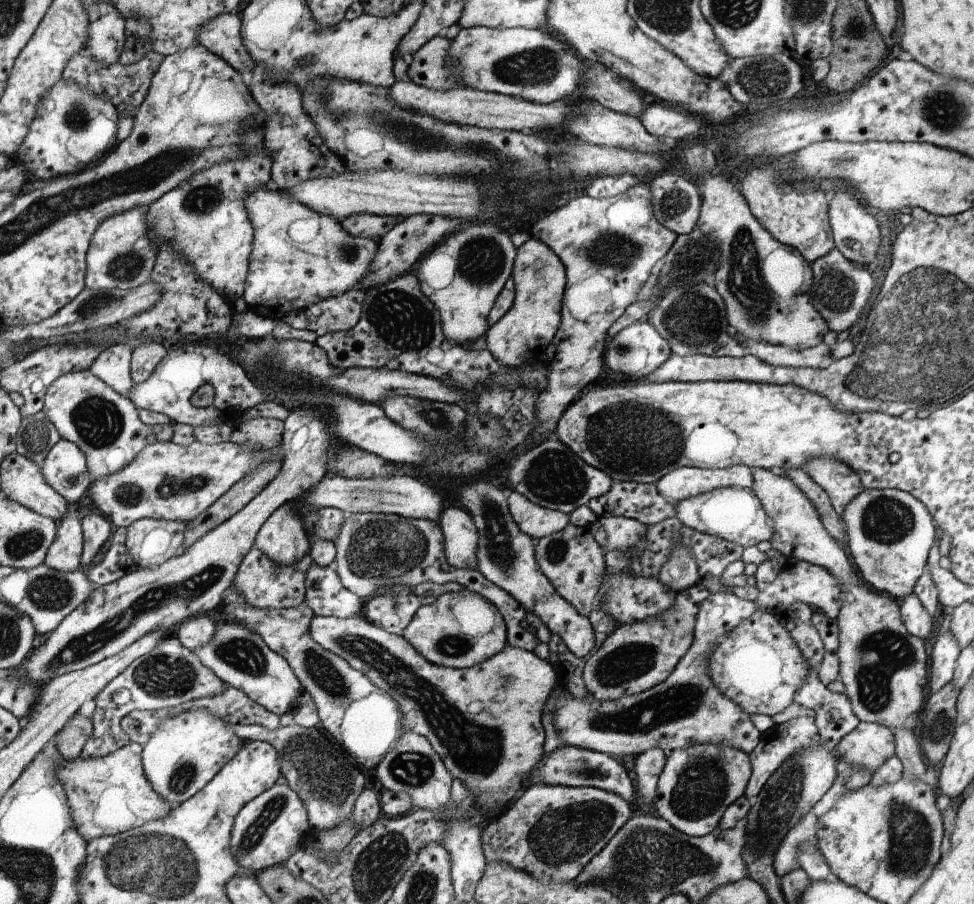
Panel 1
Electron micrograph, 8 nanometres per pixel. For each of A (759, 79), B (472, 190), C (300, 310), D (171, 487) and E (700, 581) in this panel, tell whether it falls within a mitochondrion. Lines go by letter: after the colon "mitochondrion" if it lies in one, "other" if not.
A: mitochondrion
B: other
C: other
D: mitochondrion
E: other

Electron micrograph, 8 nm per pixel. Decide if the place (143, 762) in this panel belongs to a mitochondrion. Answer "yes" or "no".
no

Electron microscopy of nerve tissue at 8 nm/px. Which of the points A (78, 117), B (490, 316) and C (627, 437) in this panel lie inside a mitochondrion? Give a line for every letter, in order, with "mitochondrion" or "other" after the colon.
A: mitochondrion
B: other
C: mitochondrion

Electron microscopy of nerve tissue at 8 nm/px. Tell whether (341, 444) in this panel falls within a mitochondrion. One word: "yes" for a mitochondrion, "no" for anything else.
no

